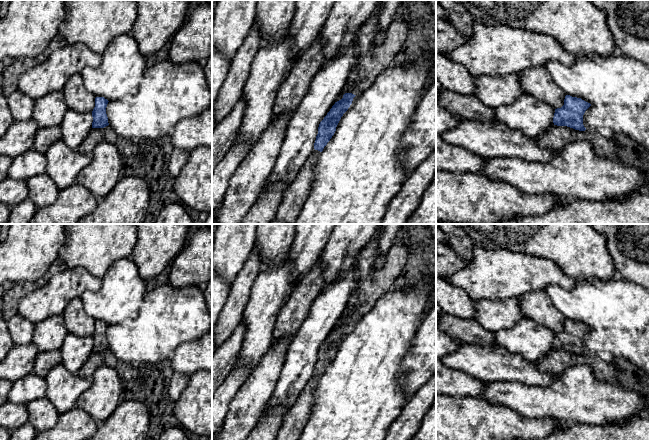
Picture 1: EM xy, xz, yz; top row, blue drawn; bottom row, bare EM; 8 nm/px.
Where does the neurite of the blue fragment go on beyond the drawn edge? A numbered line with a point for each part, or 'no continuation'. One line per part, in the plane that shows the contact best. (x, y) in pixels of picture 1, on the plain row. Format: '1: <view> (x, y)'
1: xz (295, 419)

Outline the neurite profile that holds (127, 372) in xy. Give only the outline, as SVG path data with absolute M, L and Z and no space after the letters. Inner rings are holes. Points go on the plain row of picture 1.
M108 349L104 352L92 352L78 375L85 378L92 378L95 370L100 366L114 368L121 381L131 381L139 377L137 366L118 360Z

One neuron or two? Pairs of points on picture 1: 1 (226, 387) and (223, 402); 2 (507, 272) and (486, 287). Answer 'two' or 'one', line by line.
1: one
2: one

